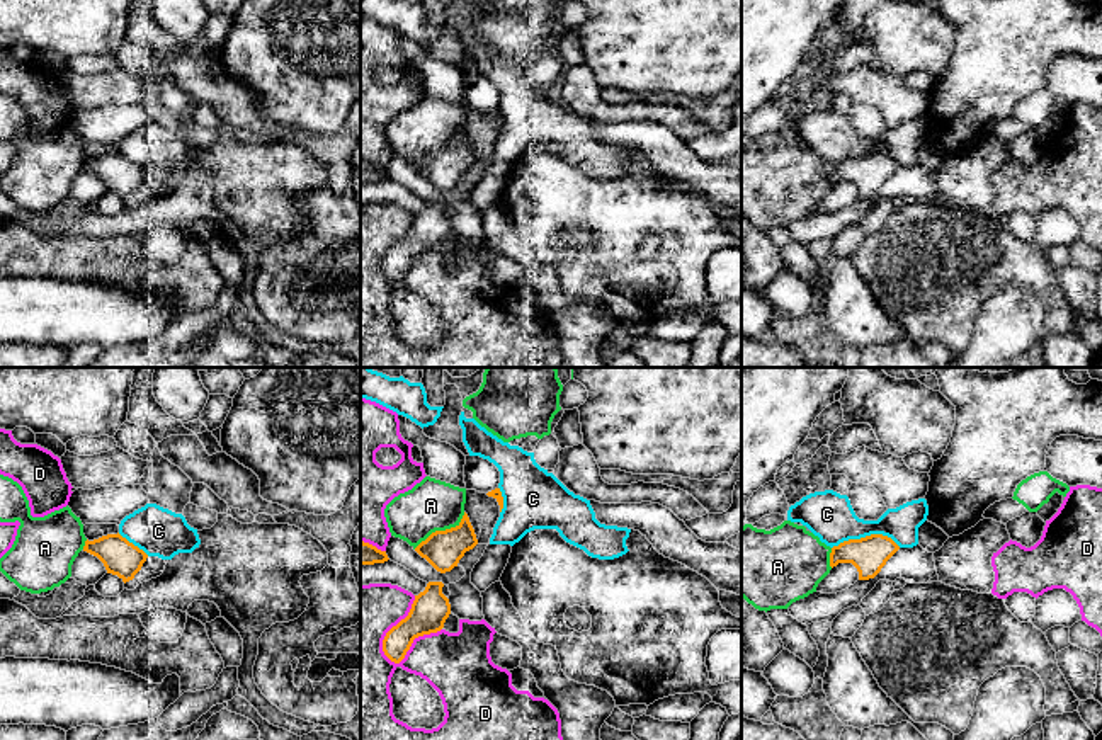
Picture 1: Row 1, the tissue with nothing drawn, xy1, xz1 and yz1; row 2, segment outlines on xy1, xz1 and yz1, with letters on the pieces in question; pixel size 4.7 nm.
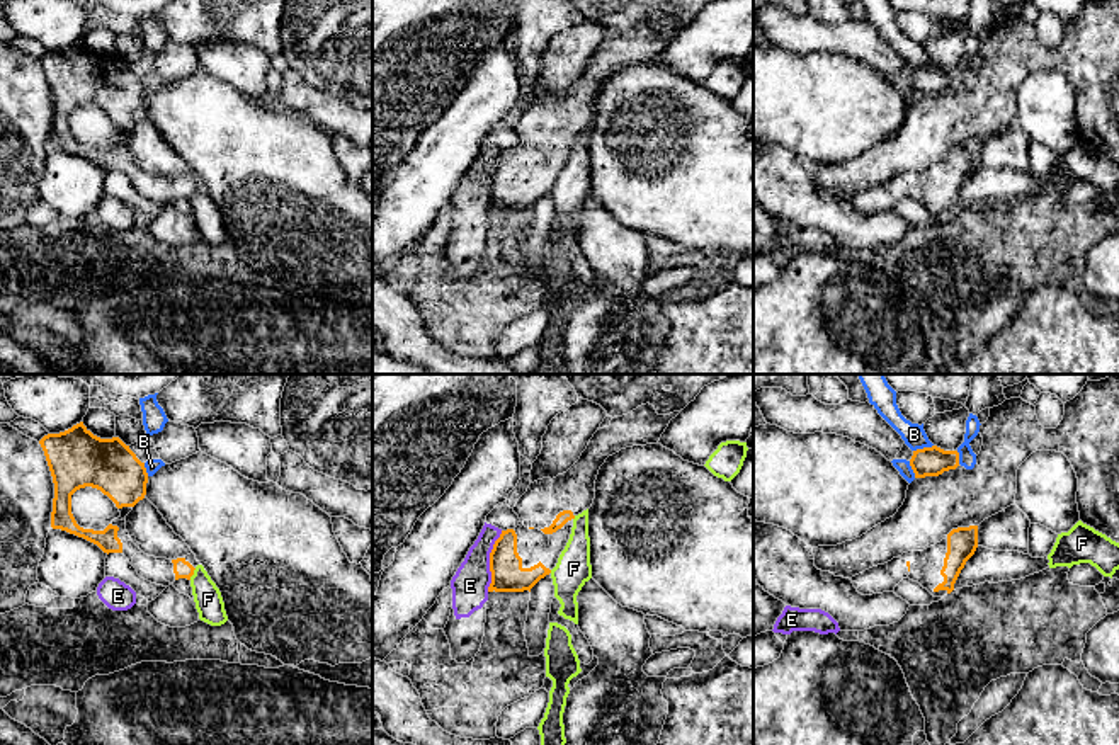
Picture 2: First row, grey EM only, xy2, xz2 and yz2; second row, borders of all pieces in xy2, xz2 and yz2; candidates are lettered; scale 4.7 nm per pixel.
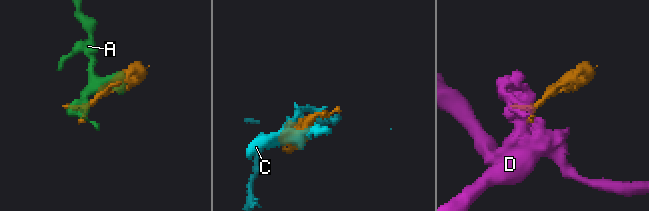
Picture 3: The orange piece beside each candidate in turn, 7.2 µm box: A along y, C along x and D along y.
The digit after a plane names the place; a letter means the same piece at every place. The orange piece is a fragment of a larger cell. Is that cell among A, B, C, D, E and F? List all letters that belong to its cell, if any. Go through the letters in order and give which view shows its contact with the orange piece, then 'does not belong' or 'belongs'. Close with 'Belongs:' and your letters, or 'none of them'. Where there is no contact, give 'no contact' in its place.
A: meets orange in xz1; does not belong
B: meets orange in yz2; does not belong
C: meets orange in yz1; does not belong
D: meets orange in xz1; does not belong
E: meets orange in xz2; does not belong
F: meets orange in xy2; does not belong
Belongs: none of them

